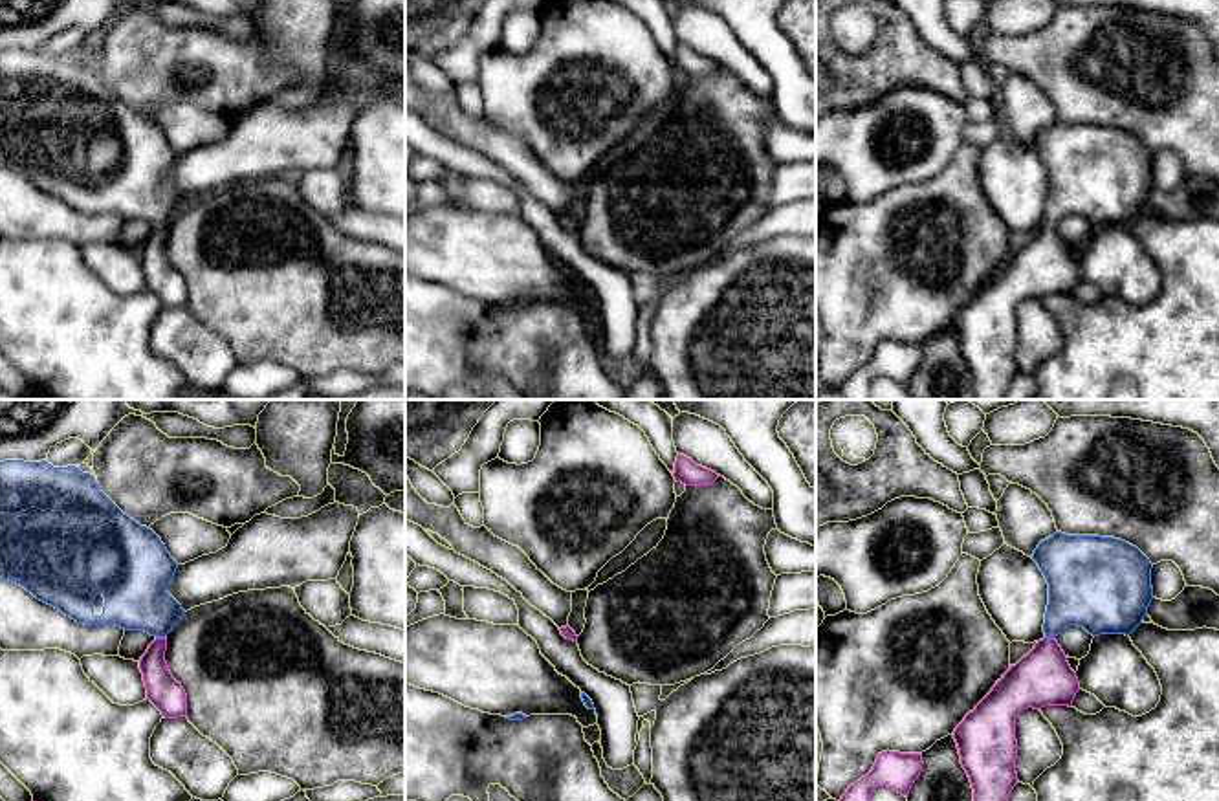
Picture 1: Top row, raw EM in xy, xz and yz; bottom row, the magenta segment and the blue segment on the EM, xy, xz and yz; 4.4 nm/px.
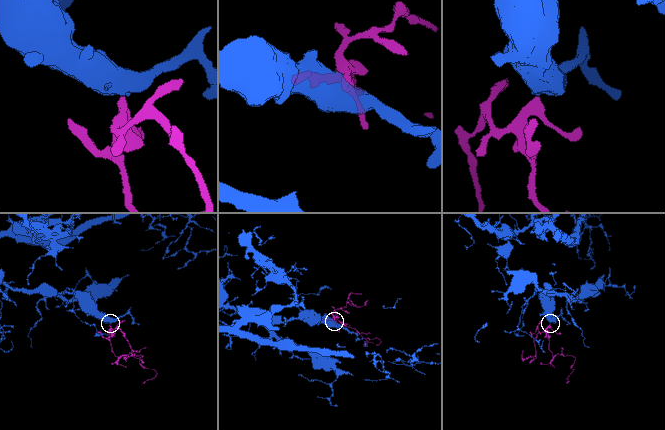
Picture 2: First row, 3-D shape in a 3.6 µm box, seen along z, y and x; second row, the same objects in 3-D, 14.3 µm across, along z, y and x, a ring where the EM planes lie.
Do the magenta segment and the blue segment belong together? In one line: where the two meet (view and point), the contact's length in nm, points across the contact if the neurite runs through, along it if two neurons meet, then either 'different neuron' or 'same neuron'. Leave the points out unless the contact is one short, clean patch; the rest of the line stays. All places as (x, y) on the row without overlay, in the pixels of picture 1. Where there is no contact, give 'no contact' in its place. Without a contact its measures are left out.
meets magenta in xy at (160, 228); contact 40 nm long; runs through xy (164, 281), (158, 270), (160, 228), (158, 206), (134, 178); same neuron

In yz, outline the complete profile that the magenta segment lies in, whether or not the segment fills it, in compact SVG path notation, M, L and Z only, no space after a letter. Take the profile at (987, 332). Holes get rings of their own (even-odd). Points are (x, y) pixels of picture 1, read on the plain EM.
M1056 121L1038 134L1032 148L1049 172L1049 194L1043 213L1045 227L1016 255L1010 255L992 280L953 321L961 354L973 378L972 400L1006 400L1008 387L1017 374L1016 308L1019 302L1027 297L1071 297L1080 280L1076 262L1054 227L1071 214L1083 216L1093 225L1129 225L1148 205L1148 196L1153 189L1153 154L1137 136L1122 128Z

